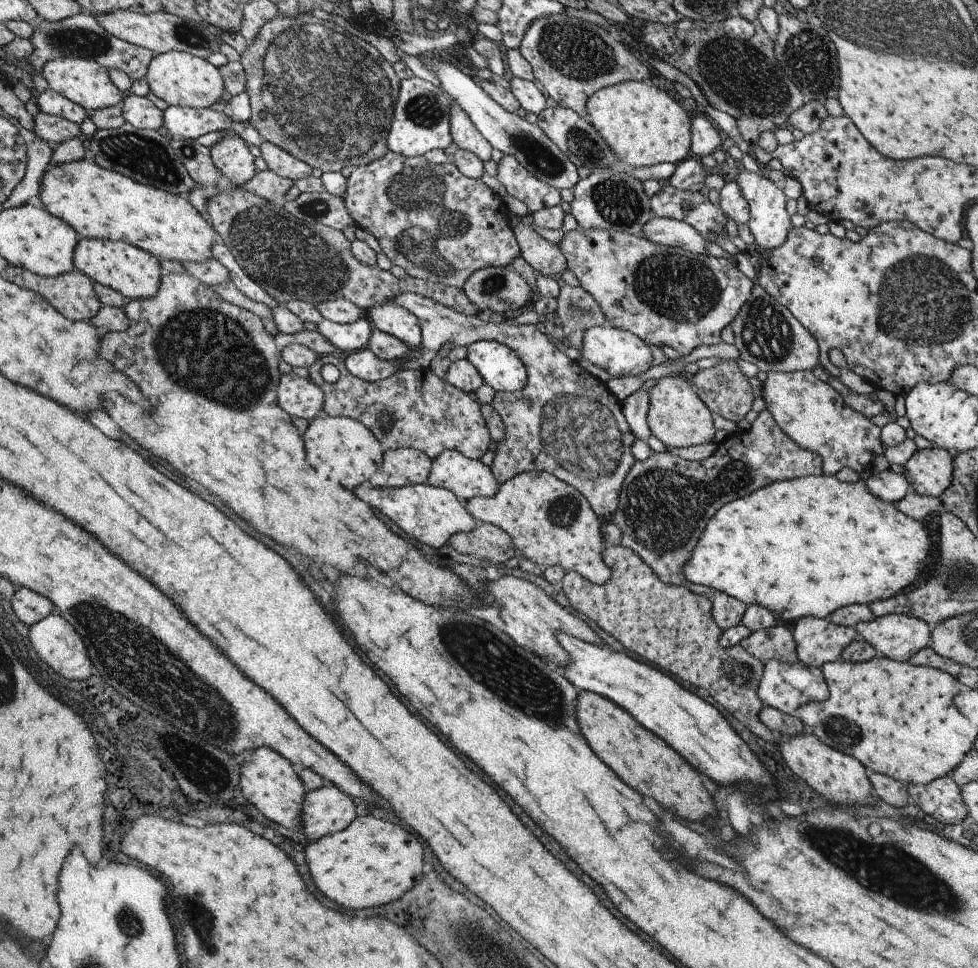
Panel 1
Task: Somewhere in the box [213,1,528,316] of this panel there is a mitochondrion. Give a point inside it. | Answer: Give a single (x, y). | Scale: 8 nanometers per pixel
(344, 119)

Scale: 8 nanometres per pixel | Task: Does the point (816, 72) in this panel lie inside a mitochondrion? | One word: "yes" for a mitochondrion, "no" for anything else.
yes

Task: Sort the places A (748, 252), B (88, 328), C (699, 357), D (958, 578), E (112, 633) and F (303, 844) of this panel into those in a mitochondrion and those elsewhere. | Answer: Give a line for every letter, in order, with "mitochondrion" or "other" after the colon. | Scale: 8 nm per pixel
A: other
B: other
C: other
D: mitochondrion
E: mitochondrion
F: other

